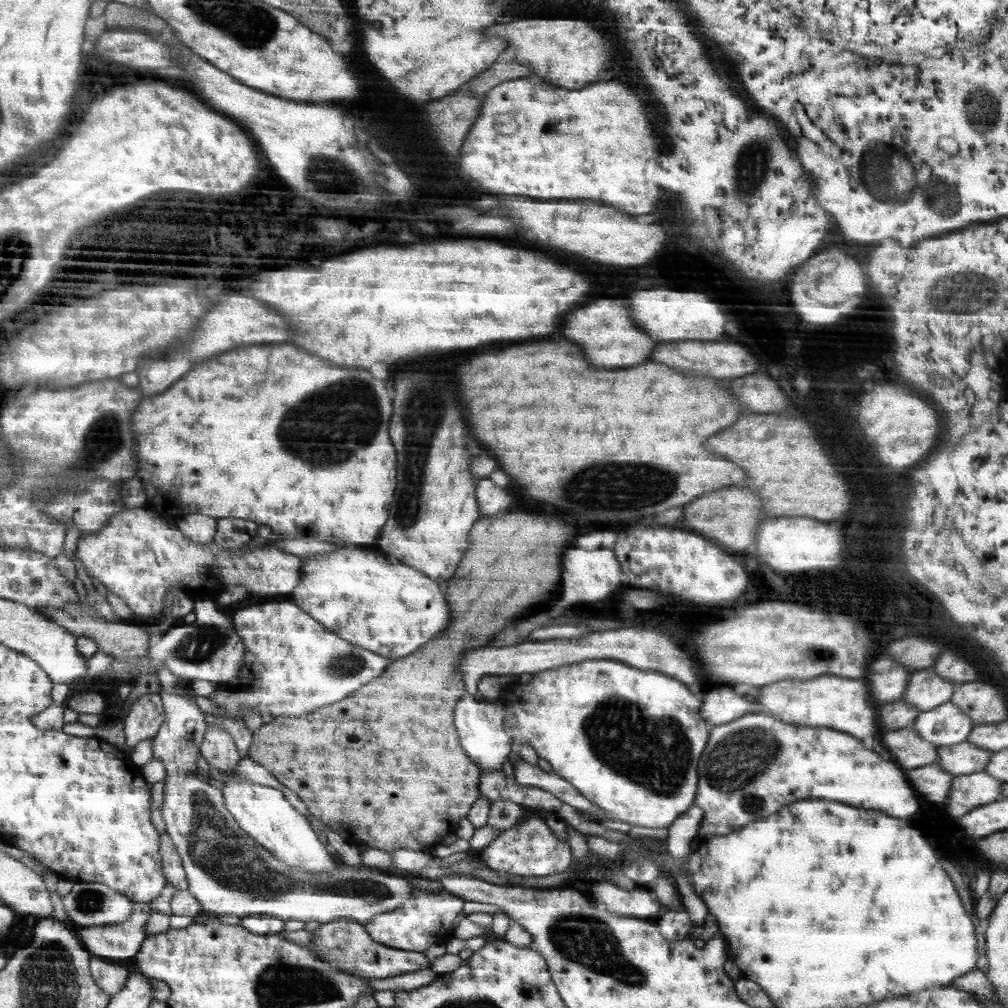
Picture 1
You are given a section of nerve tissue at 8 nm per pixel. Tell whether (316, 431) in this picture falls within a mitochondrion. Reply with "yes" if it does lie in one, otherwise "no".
yes

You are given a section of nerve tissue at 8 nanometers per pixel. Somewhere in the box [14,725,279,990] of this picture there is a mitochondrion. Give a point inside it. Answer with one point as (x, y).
(91, 899)

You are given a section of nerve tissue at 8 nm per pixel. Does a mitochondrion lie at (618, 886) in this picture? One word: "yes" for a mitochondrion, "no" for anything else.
no

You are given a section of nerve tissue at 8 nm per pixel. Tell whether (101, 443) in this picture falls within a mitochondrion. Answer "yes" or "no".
yes

